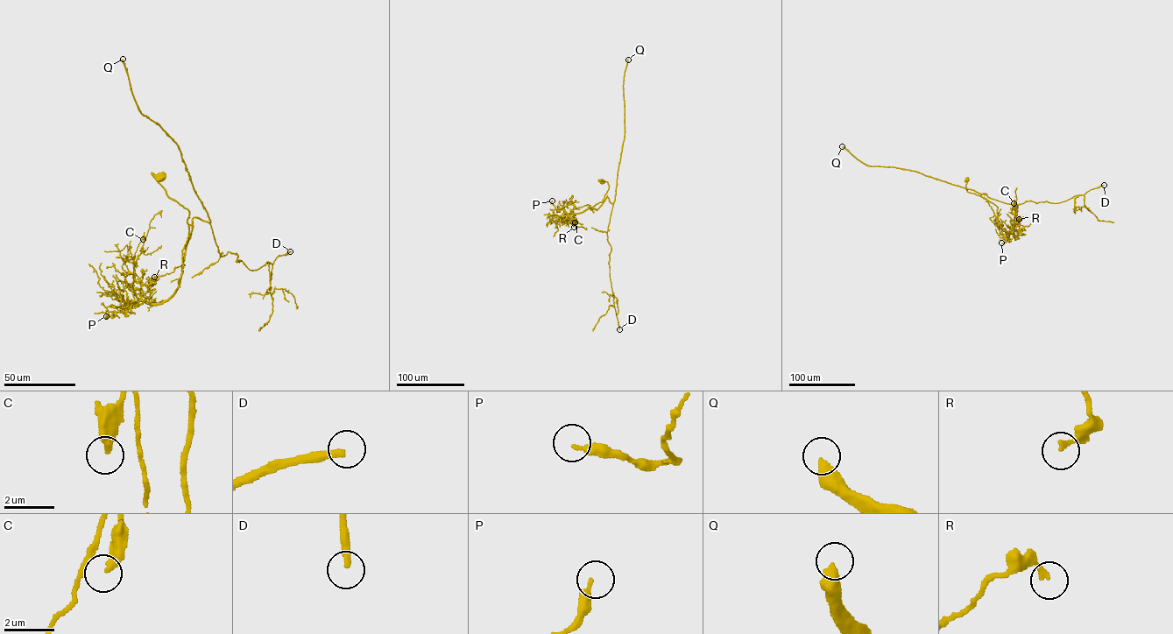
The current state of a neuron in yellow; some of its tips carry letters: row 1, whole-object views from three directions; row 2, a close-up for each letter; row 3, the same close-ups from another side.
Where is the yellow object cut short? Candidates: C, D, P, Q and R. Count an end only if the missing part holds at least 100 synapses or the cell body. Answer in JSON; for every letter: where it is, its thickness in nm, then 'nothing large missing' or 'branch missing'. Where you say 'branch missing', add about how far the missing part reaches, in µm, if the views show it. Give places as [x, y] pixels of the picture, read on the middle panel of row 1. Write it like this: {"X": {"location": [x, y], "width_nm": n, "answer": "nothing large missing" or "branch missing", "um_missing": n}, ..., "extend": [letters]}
{"C": {"location": [575, 222], "width_nm": 360, "answer": "nothing large missing"}, "D": {"location": [619, 329], "width_nm": 280, "answer": "branch missing", "um_missing": 250}, "P": {"location": [552, 200], "width_nm": 280, "answer": "nothing large missing"}, "Q": {"location": [628, 59], "width_nm": 440, "answer": "branch missing", "um_missing": 550}, "R": {"location": [574, 227], "width_nm": 200, "answer": "nothing large missing"}, "extend": ["D", "Q"]}

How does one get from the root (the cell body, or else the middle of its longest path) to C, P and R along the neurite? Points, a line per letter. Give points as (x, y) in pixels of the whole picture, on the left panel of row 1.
C: (159, 179), (166, 193), (189, 214), (179, 283), (161, 302), (143, 301), (133, 288), (133, 257), (143, 239)
P: (159, 179), (166, 193), (189, 211), (178, 285), (166, 300), (144, 301), (116, 312), (115, 317), (106, 316)
R: (159, 179), (166, 193), (189, 211), (189, 227), (178, 286), (166, 300), (147, 303), (141, 297), (154, 277)

